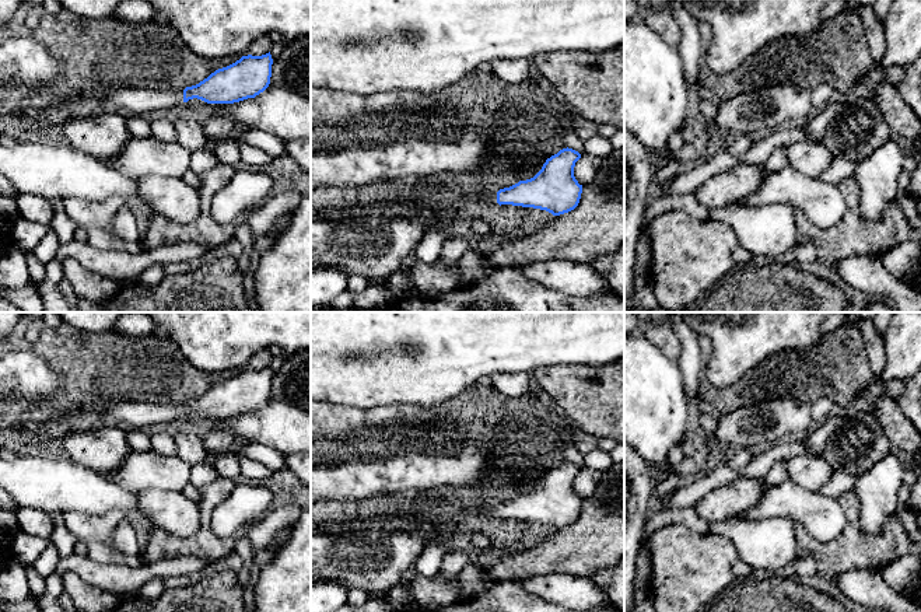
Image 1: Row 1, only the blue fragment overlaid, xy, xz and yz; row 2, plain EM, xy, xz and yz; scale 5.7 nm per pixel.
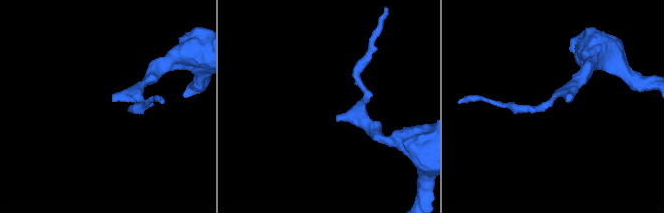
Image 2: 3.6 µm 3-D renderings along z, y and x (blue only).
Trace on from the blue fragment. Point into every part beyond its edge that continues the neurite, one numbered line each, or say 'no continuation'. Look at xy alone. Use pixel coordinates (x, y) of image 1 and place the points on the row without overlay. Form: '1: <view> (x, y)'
1: xy (129, 415)

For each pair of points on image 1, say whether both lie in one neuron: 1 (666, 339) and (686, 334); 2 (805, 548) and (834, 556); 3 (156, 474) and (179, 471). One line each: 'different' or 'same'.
1: different
2: same
3: same

